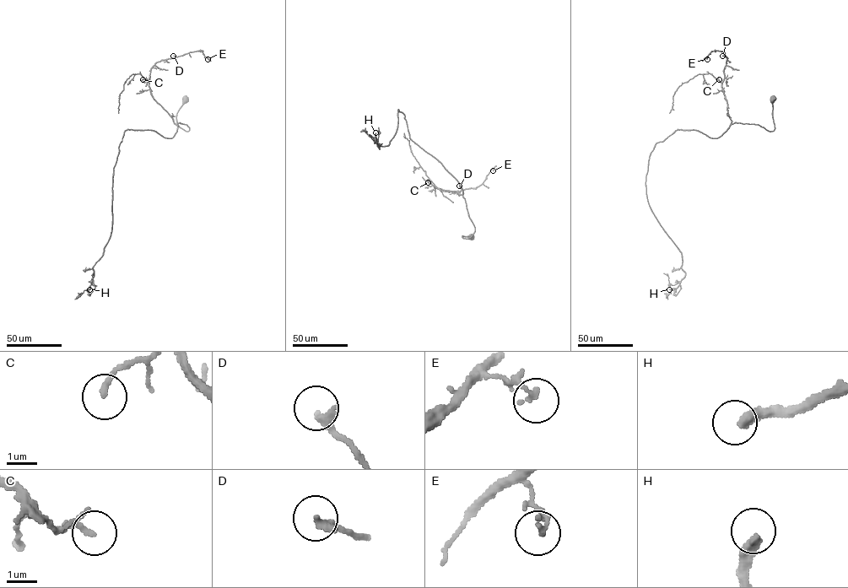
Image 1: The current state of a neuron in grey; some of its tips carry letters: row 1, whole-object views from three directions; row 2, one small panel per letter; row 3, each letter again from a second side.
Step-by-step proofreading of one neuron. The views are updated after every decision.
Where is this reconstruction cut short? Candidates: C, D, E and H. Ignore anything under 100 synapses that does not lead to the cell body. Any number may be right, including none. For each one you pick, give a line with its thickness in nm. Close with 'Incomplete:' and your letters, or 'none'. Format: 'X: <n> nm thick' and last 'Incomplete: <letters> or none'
H: 360 nm thick
Incomplete: H

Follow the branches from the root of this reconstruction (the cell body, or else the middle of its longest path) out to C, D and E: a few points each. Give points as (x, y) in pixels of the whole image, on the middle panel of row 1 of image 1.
C: (471, 235), (462, 237), (469, 238), (475, 230), (462, 196), (441, 191), (430, 180), (428, 182)
D: (471, 235), (462, 237), (469, 238), (475, 230), (462, 196), (434, 187), (460, 191), (459, 186)
E: (471, 235), (462, 237), (469, 238), (475, 230), (462, 196), (434, 186), (456, 191), (475, 188), (493, 170)

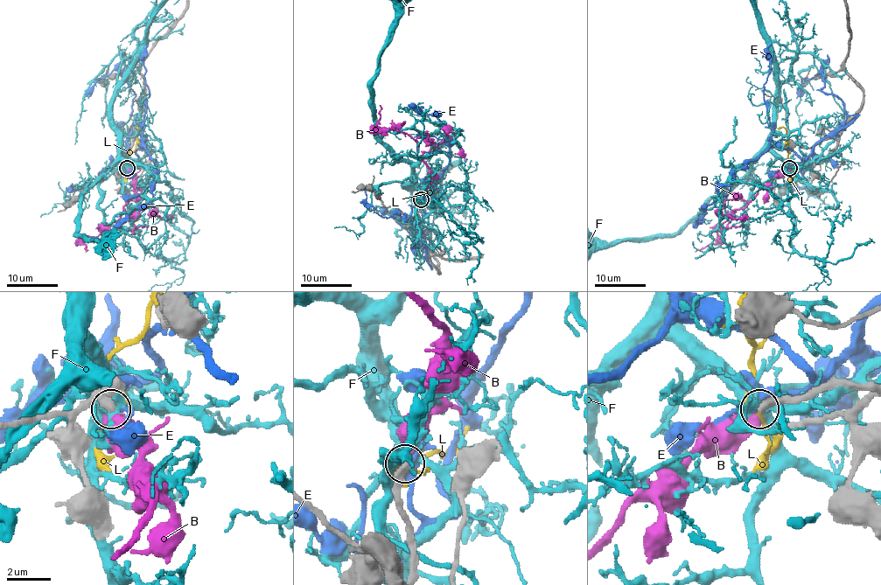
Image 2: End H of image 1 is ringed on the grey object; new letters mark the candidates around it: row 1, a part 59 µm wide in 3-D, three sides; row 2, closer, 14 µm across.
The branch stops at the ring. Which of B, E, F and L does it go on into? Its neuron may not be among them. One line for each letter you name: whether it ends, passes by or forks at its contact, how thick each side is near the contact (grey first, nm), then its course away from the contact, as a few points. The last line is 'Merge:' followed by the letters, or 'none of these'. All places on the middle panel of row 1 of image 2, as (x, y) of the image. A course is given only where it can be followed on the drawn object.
B: it ends there; 400 nm thick on the grey side, 500 nm on the other; it runs (421, 200), (430, 168), (416, 155), (416, 142), (413, 138), (394, 128), (381, 128), (377, 124), (380, 105)
Merge: B

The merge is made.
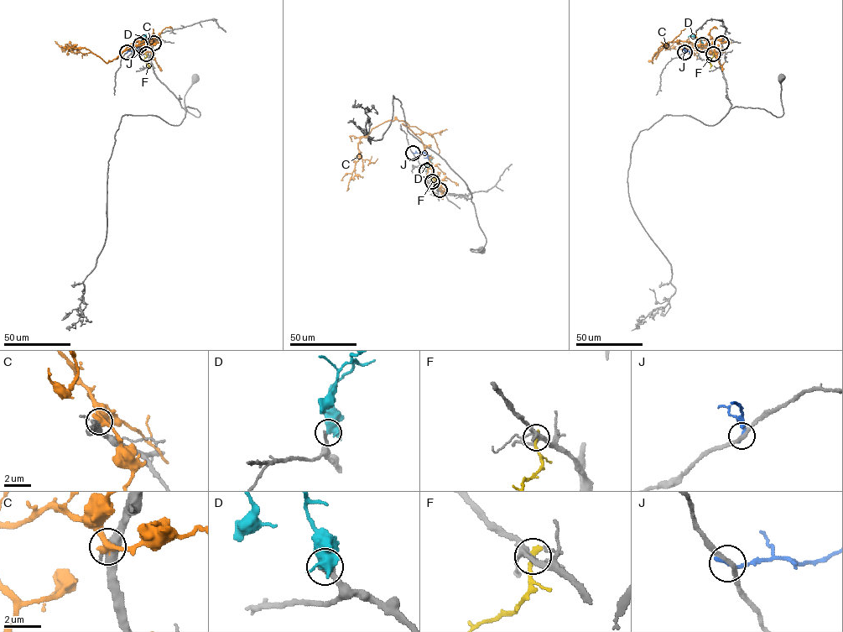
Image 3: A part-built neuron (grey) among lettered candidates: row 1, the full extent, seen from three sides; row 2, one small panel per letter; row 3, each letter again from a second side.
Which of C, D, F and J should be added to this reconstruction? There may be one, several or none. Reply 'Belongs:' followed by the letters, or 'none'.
Belongs: none

